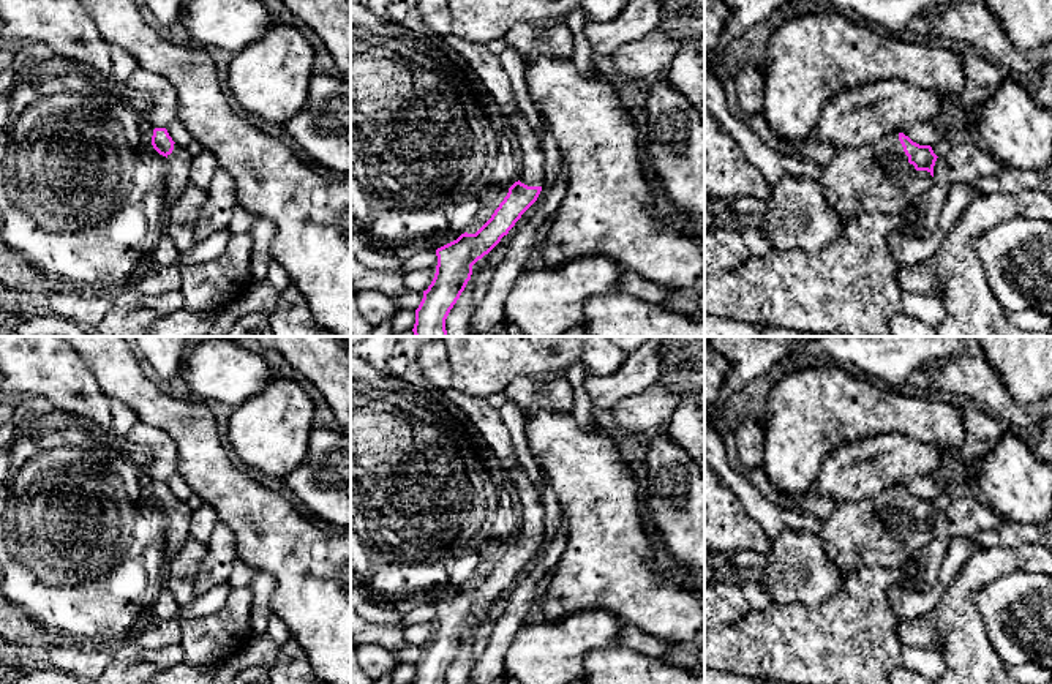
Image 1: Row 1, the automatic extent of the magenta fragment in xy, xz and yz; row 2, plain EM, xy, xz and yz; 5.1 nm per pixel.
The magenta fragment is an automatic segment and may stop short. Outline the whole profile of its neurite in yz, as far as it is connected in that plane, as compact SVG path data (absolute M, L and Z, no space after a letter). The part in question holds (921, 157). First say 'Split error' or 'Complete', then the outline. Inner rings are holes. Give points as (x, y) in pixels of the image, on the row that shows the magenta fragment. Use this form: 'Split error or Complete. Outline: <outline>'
Split error. Outline: M894 131L875 144L839 152L823 166L818 182L825 188L826 201L845 220L866 212L894 215L932 188L937 158L930 145L919 145Z

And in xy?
Split error. Outline: M155 128L152 136L153 148L167 158L167 171L164 174L164 215L163 215L163 234L164 234L164 218L167 210L177 202L183 194L190 180L190 166L193 156L186 148L177 145L169 136L166 128Z

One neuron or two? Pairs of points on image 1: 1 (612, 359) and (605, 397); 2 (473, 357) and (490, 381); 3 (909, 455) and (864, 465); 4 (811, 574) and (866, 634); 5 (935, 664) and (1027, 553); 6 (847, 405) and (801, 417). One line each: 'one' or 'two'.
1: two
2: one
3: one
4: two
5: two
6: one

